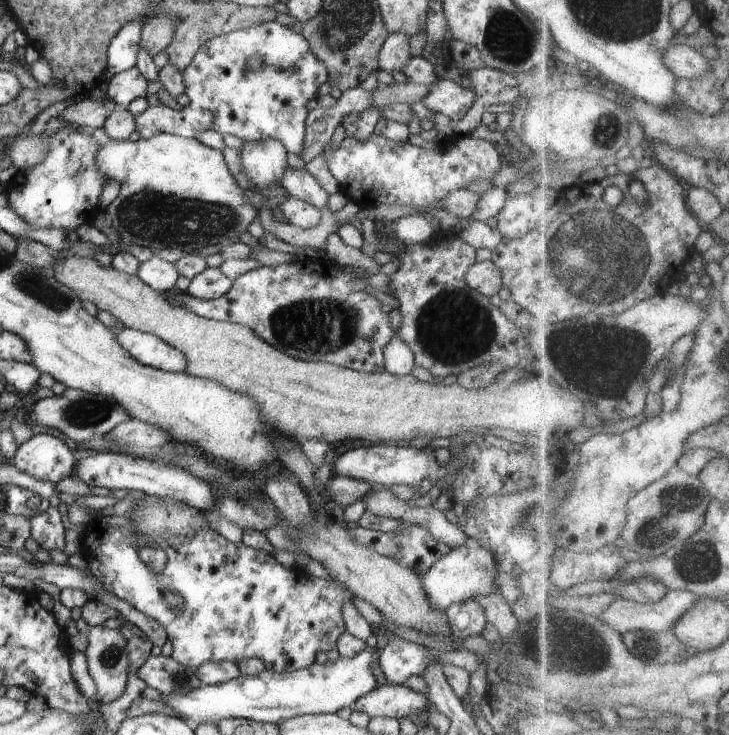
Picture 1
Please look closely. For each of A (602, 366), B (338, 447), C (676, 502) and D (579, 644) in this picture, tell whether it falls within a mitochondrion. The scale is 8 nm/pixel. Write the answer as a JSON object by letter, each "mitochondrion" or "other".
{"A":"mitochondrion","B":"other","C":"mitochondrion","D":"mitochondrion"}

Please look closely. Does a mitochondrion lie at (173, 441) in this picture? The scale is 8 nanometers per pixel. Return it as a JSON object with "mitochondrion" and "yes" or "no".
{"mitochondrion":"no"}

